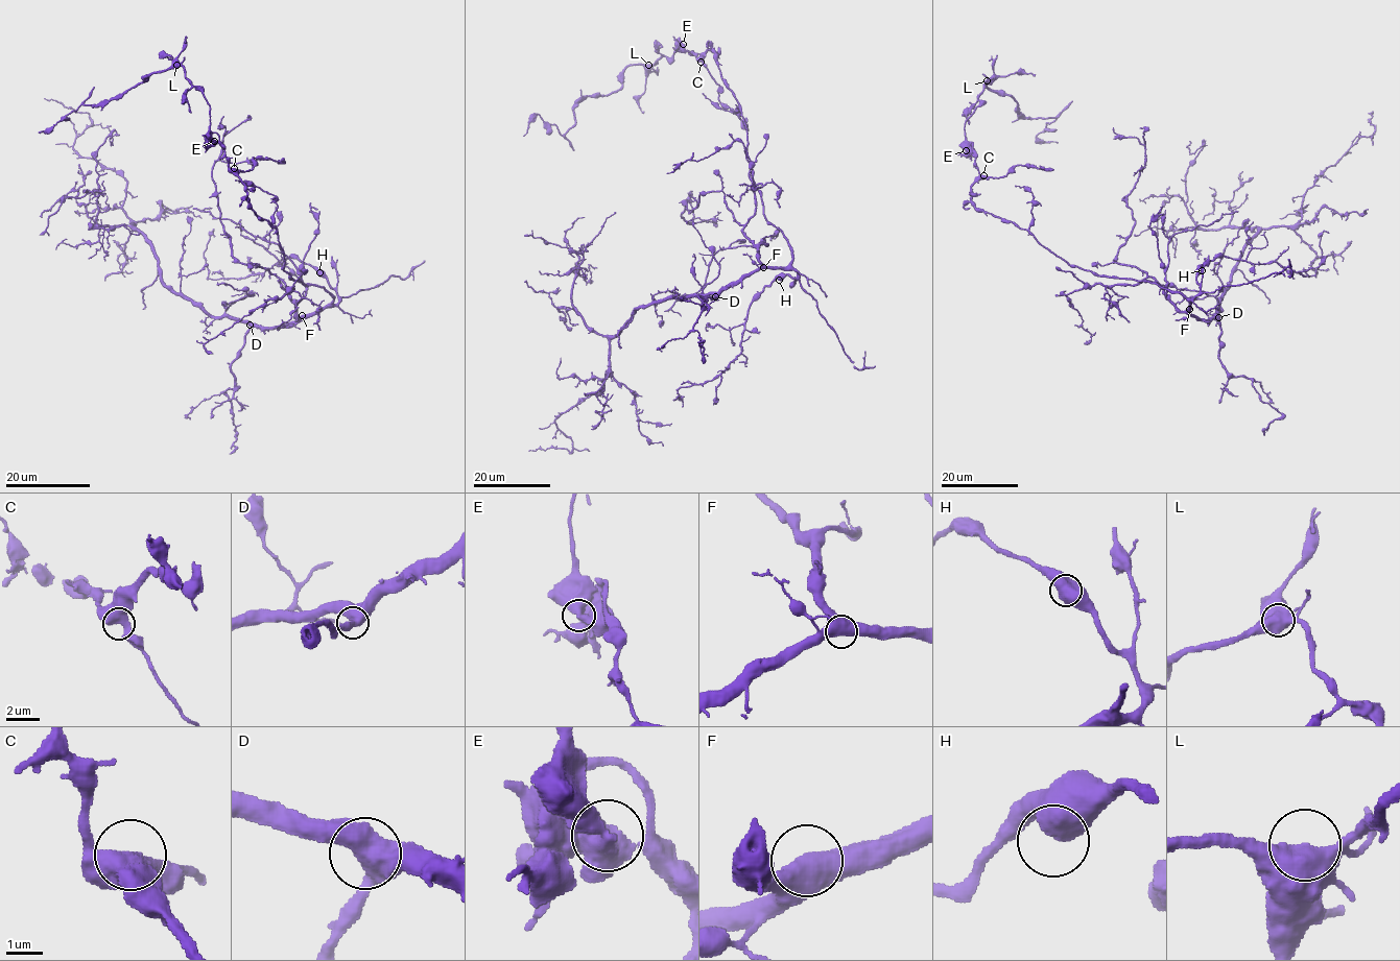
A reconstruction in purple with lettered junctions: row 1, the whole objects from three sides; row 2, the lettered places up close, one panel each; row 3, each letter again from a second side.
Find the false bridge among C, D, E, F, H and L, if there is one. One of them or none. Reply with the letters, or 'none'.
E

